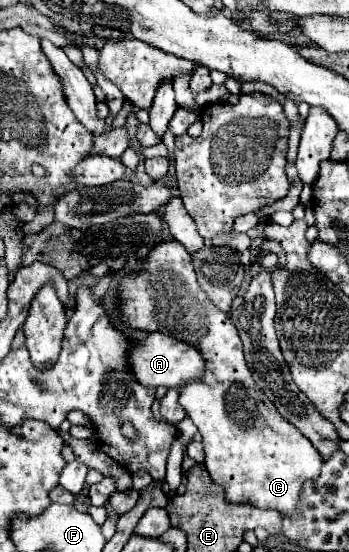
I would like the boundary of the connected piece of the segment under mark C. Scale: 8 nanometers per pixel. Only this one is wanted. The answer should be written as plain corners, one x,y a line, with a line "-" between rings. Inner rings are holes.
168,238
162,240
156,250
146,256
144,270
138,274
126,276
120,282
120,312
124,316
124,324
130,328
140,328
148,332
164,332
168,336
180,338
192,346
196,346
206,360
206,376
200,382
190,382
188,386
180,388
180,406
186,410
188,418
196,424
198,432
202,434
202,444
206,450
206,470
214,484
222,486
226,492
226,502
232,504
248,504
256,508
274,508
282,516
290,516
294,506
298,506
300,492
306,480
318,478
324,460
314,450
312,442
304,438
290,422
280,418
278,410
264,398
264,392
254,382
244,354
242,342
238,336
236,326
232,324
230,316
218,310
206,292
200,288
196,280
196,272
192,268
192,258
186,248

